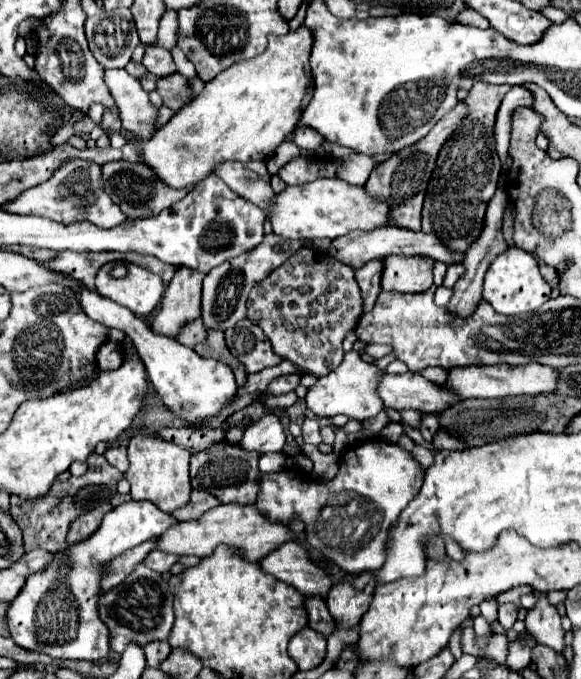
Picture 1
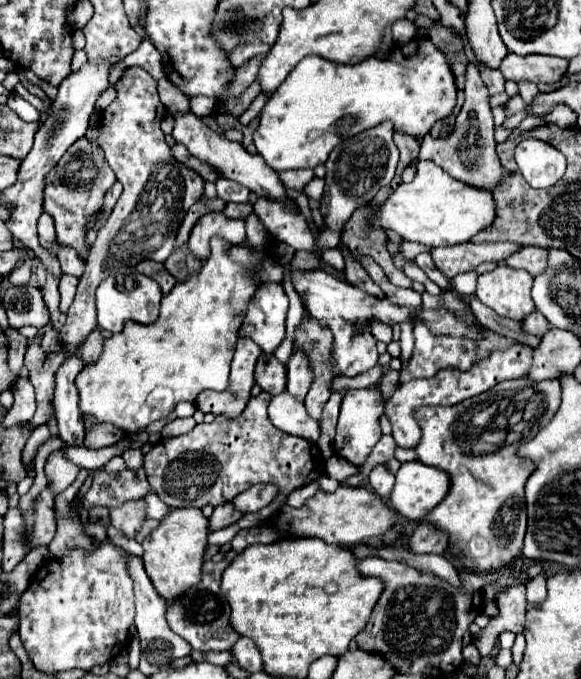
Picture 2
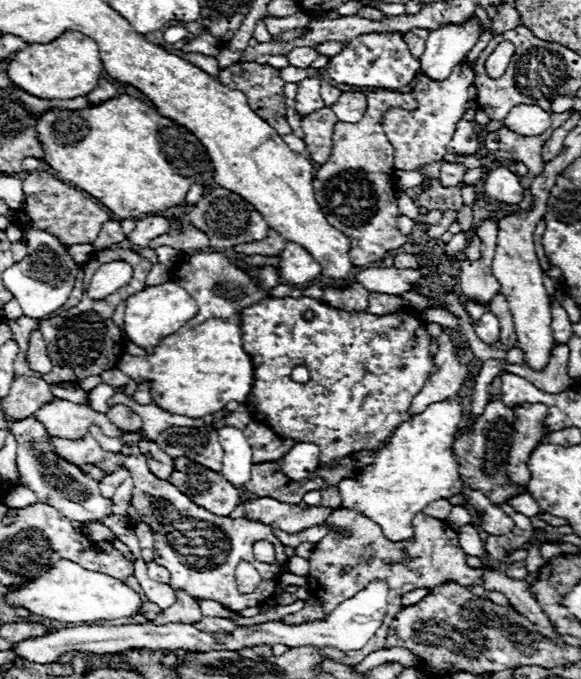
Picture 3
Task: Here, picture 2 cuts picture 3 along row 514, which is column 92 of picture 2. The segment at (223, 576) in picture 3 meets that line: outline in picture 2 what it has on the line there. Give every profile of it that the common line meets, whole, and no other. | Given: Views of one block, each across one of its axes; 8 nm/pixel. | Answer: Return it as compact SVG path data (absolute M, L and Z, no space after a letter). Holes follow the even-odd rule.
M88 138L76 140L46 178L44 208L54 218L58 244L74 248L82 260L86 260L86 256L88 256L86 224L94 214L100 212L104 194L112 188L114 182L116 182L116 176L114 176L114 172L110 172L110 166L104 160L104 152L100 150L96 140L92 142Z

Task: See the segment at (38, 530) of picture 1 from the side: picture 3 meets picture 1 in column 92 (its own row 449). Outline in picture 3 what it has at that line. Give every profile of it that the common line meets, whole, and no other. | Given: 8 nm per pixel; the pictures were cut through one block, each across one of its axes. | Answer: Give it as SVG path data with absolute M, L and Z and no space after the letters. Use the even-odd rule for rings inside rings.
M500 376L494 378L494 384L490 384L490 394L496 394L498 400L490 402L484 412L476 418L472 430L468 434L462 434L454 442L454 454L460 464L460 476L462 480L480 490L492 504L506 504L510 498L518 496L524 492L524 488L514 486L508 482L506 476L506 464L508 464L508 448L510 448L510 434L512 434L512 420L514 420L514 410L504 406L502 402L502 392L500 392Z

